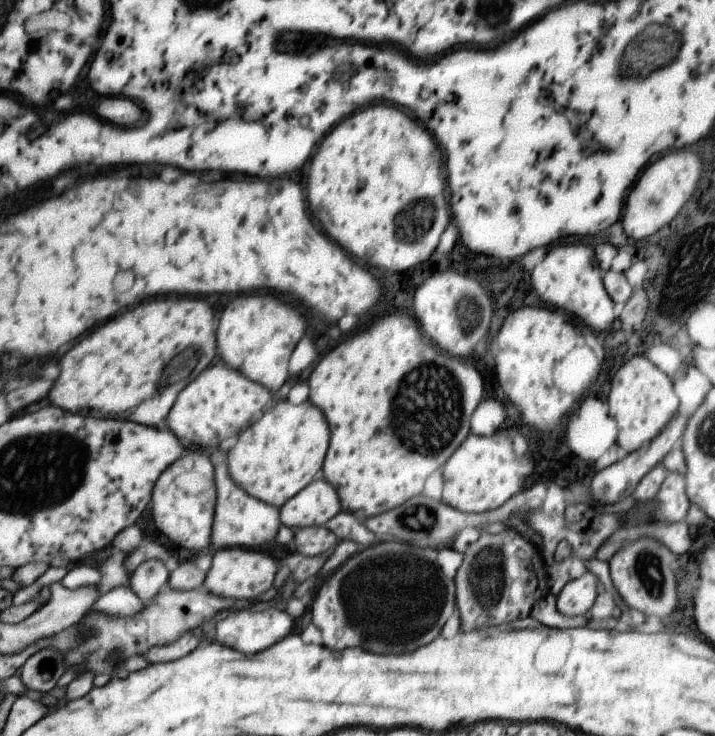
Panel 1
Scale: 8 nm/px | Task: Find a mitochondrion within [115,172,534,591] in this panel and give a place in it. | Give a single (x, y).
(428, 388)

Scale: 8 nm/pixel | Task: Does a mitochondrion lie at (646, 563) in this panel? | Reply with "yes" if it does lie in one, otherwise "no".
yes

